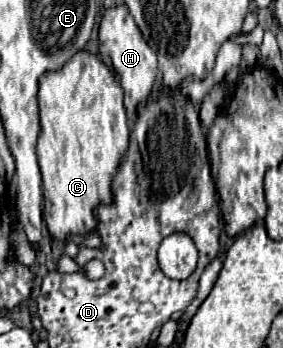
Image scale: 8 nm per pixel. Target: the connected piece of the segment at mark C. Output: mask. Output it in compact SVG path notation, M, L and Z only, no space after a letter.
M83 49L81 53L75 53L61 69L49 71L49 73L45 73L39 79L39 111L41 111L41 135L39 135L39 141L37 141L37 157L39 157L39 167L41 167L41 173L43 173L43 201L45 201L45 223L47 223L47 229L53 235L53 239L67 239L69 235L89 233L97 225L97 221L93 217L95 205L111 203L111 179L113 179L113 175L117 171L117 165L119 165L119 161L125 155L129 145L129 127L127 117L125 117L125 107L123 107L121 85L113 77L111 69L95 53L89 53L89 51Z

